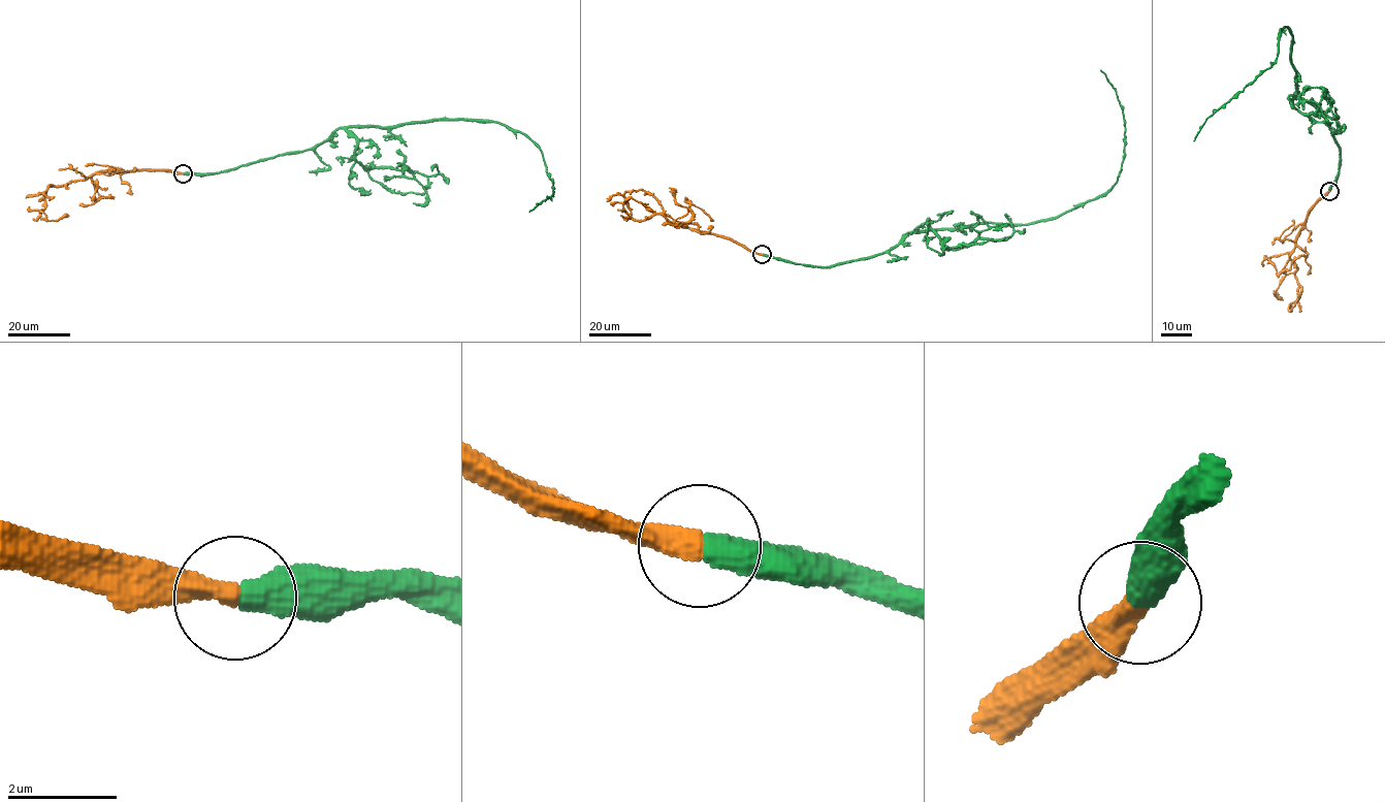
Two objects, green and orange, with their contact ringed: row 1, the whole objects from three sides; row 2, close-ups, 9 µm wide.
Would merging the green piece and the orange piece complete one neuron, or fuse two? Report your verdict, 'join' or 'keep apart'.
join

